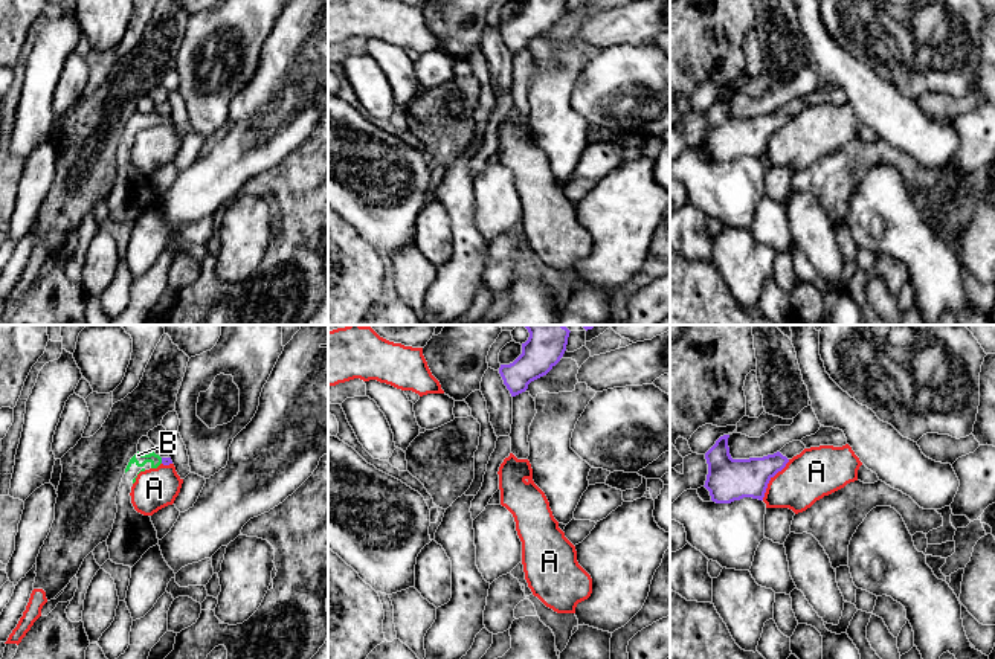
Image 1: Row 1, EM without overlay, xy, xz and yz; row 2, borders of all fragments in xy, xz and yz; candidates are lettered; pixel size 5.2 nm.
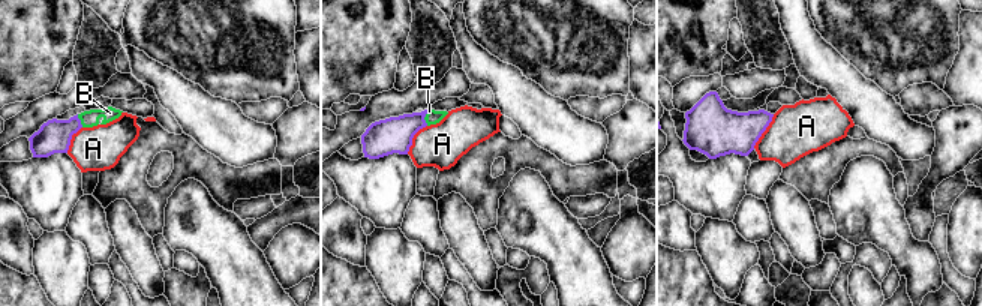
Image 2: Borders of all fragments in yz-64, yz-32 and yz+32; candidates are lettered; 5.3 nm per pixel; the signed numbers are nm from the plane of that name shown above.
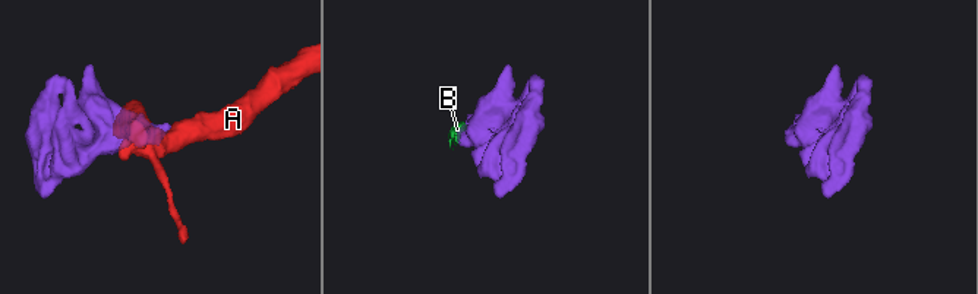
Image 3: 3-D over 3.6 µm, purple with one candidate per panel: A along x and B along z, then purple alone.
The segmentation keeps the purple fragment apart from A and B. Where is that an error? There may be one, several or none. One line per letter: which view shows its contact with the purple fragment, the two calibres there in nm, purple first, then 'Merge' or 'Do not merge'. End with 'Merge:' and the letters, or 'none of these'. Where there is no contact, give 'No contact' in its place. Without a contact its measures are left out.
A: Touches purple in yz. Thickness 220 nm (purple) against 260 nm. Do not merge
B: Touches purple in xy. Thickness 50 nm (purple) against 70 nm. Merge
Merge: B

